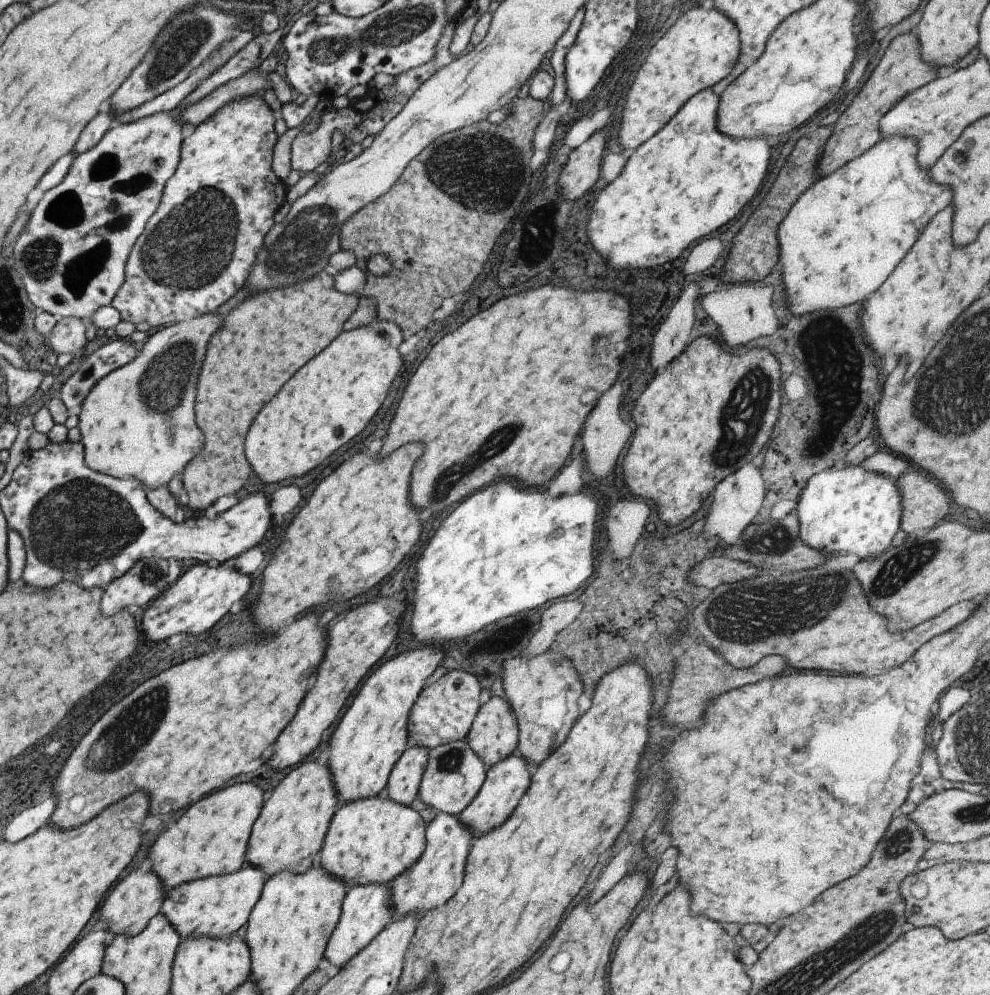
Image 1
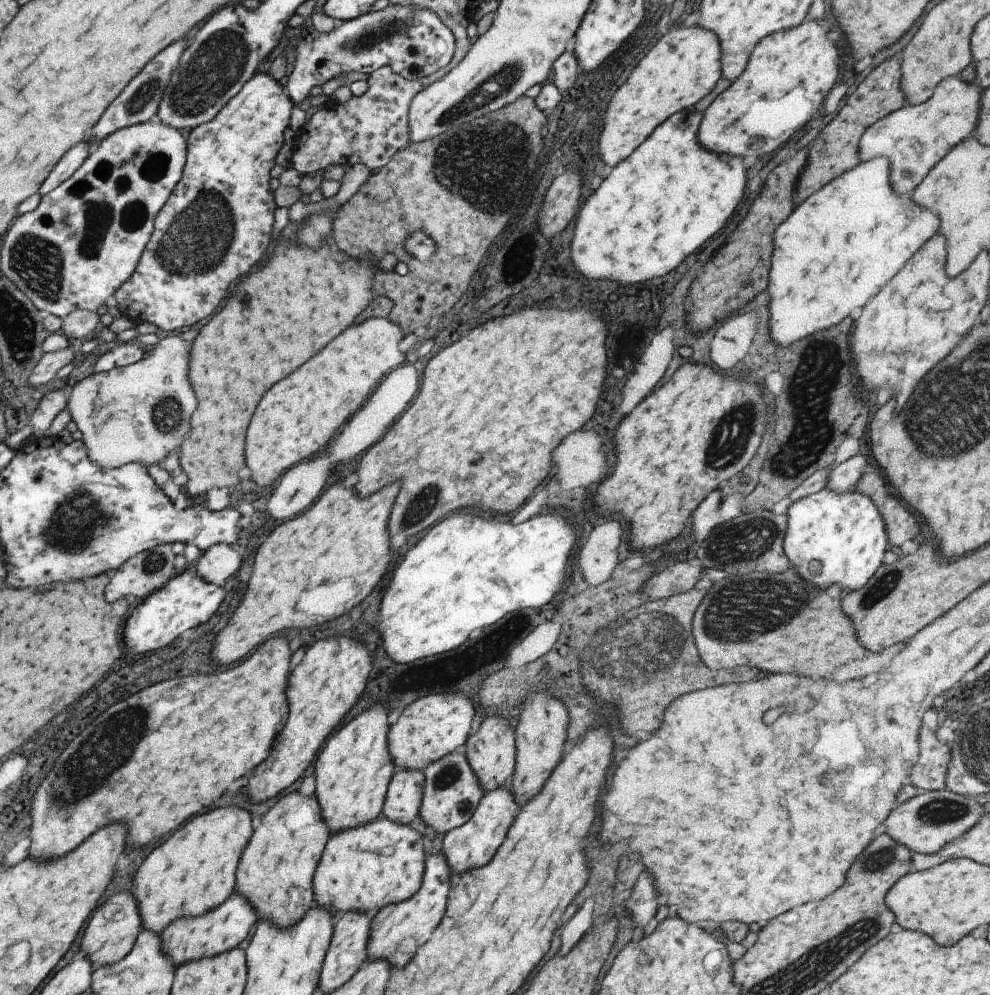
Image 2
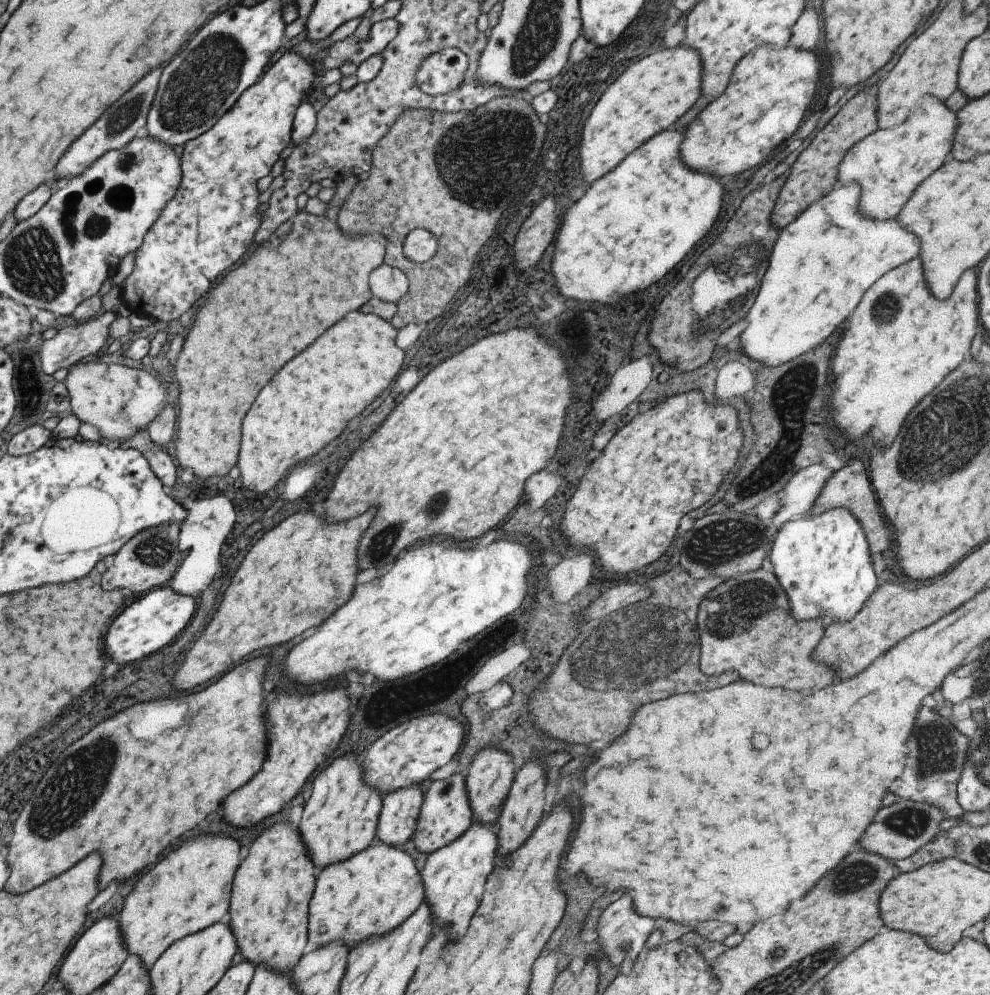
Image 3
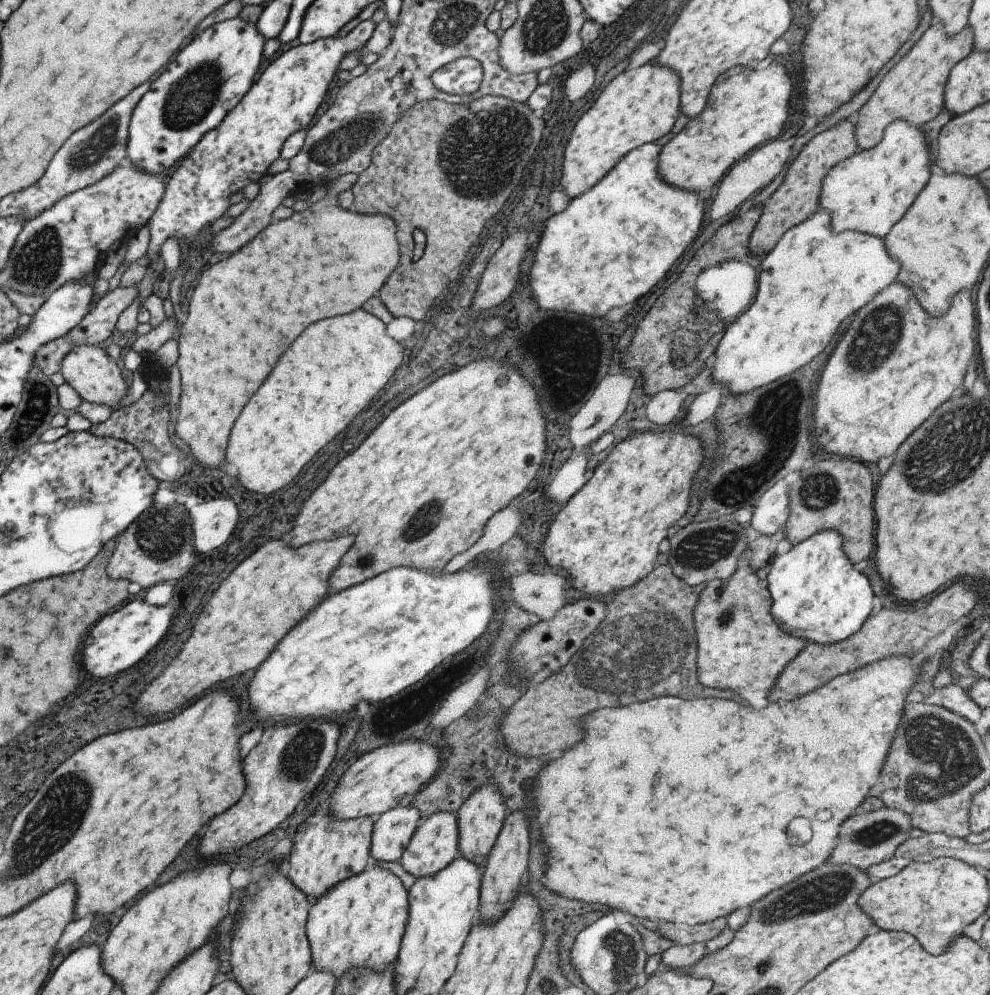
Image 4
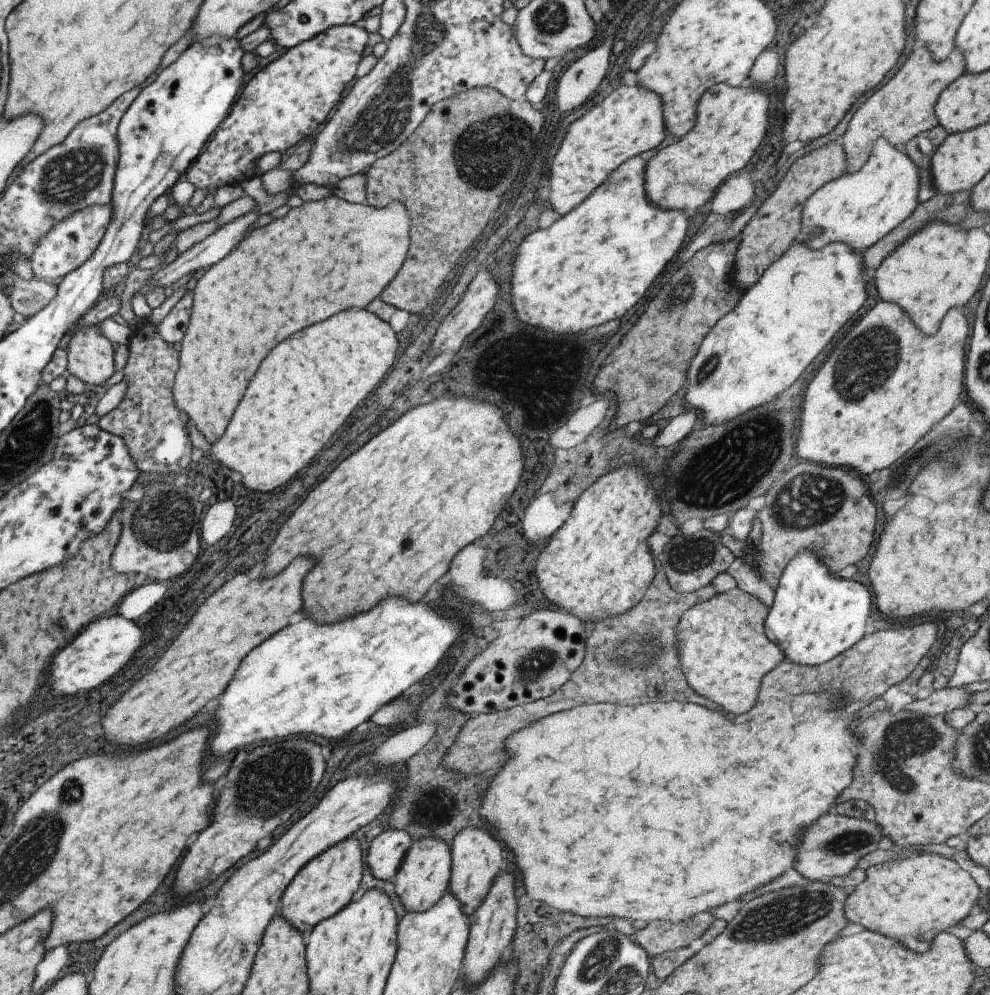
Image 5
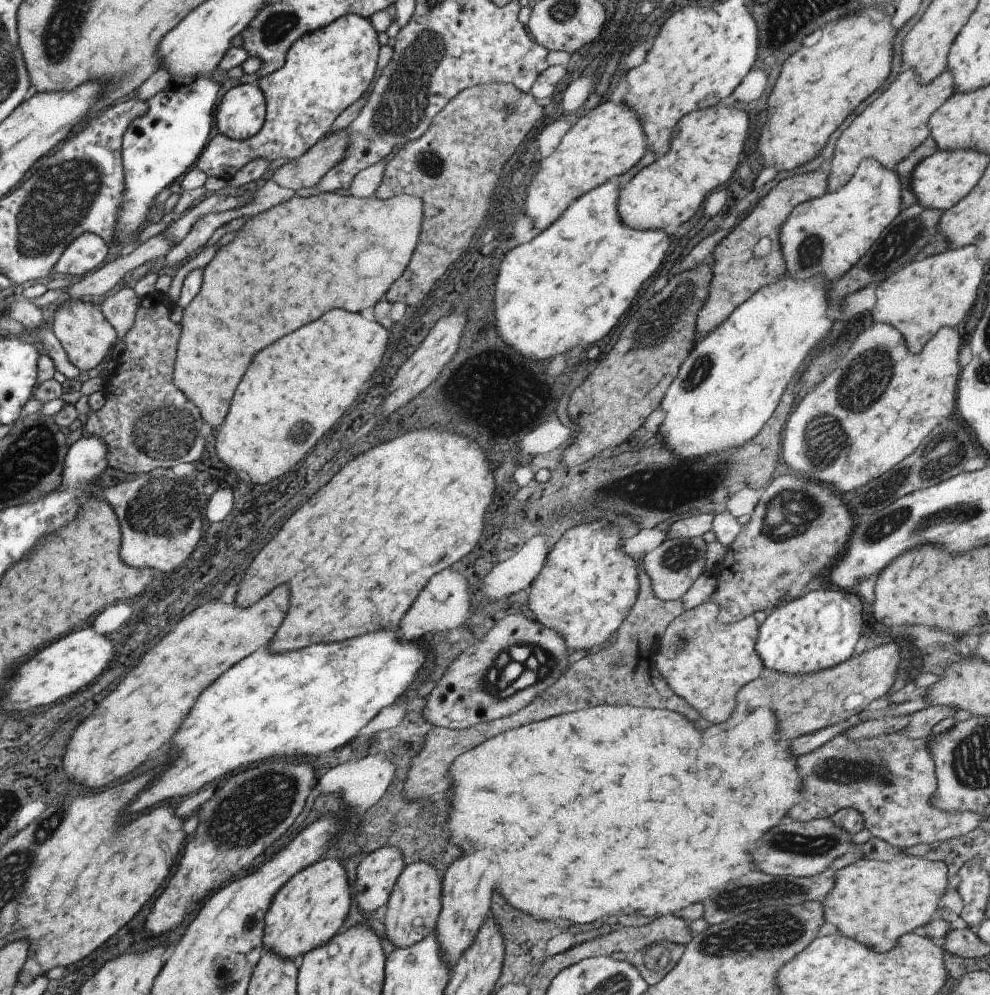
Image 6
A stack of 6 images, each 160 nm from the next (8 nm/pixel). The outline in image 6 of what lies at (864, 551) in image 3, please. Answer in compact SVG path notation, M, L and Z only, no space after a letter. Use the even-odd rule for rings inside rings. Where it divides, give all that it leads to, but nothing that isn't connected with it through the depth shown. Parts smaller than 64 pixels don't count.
M839 589L809 591L800 598L782 600L758 626L754 649L763 668L784 675L818 673L846 661L861 634L861 602Z

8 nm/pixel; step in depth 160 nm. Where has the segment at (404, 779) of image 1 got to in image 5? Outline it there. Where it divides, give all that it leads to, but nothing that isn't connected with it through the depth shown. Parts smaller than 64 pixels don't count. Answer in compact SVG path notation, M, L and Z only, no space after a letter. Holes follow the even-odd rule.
M387 828L366 846L365 864L377 880L393 881L411 845L411 836L401 828Z

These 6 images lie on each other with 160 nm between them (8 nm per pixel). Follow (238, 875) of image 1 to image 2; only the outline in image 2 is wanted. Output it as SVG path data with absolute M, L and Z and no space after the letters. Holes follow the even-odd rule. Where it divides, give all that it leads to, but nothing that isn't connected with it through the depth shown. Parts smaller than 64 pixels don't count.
M237 892L230 893L227 898L229 900L223 900L219 908L213 908L213 912L209 910L204 916L179 916L160 933L163 938L162 947L172 957L175 968L189 960L197 960L198 957L217 956L225 950L231 950L249 934L251 926L257 921L253 904L249 904L249 900L245 900L245 896L239 896Z

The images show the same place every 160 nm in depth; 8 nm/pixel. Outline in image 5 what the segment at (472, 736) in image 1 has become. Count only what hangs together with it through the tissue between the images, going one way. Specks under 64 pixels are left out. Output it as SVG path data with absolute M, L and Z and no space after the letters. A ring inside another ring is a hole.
M461 828L450 843L451 850L451 876L447 889L457 896L457 902L461 904L461 910L470 916L475 912L475 908L481 904L485 898L487 890L493 878L505 868L505 862L501 860L501 848L499 844L480 828Z

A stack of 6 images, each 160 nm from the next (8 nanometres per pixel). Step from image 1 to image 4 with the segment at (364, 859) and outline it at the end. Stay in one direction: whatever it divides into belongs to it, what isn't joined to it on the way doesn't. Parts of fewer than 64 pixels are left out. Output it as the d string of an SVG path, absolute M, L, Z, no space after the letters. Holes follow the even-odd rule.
M372 867L368 872L361 872L334 885L313 900L306 916L304 931L310 946L313 969L332 974L336 979L349 969L369 969L380 973L396 960L407 915L408 892L401 881L388 870Z

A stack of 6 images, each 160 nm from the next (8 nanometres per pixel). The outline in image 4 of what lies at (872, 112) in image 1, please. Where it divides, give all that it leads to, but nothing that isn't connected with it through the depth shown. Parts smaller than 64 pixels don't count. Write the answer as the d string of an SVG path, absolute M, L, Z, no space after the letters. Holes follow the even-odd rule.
M853 119L841 121L833 128L820 132L809 139L809 142L799 150L796 158L787 166L777 190L759 206L761 214L751 231L747 246L754 257L765 256L781 238L781 235L791 227L810 218L818 210L818 196L824 176L837 163L857 153L860 148L854 139Z

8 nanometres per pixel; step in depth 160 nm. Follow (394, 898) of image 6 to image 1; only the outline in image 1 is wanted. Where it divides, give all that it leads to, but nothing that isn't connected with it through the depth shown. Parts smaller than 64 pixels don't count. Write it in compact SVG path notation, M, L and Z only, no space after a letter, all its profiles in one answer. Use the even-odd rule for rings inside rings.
M453 741L437 745L428 752L428 759L418 786L417 797L437 813L457 817L475 798L486 775L486 768L479 757L463 741Z

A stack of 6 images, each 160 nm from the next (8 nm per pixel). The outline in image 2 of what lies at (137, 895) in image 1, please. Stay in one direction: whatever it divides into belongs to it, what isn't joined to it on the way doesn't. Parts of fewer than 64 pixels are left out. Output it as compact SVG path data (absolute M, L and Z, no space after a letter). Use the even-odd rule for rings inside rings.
M117 894L109 898L97 910L97 916L93 916L93 920L89 922L89 928L83 934L83 944L79 948L79 955L89 956L95 968L116 964L132 951L133 944L136 943L142 930L142 924L140 906L135 902L135 896L131 898L129 894Z

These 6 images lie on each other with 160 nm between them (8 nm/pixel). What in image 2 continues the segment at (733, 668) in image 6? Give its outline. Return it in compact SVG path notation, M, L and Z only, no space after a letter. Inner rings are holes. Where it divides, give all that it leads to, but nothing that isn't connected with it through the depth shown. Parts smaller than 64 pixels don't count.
M792 565L785 572L772 575L767 572L749 572L745 575L725 576L705 592L693 614L690 634L693 636L699 659L713 671L750 667L759 668L762 675L763 672L795 674L809 678L831 678L839 682L885 670L891 660L905 648L909 639L880 652L865 650L855 636L851 620L841 610L843 606L839 599L840 592L841 588L837 584L831 584L825 590L815 588L815 584L809 584L801 576L797 576Z

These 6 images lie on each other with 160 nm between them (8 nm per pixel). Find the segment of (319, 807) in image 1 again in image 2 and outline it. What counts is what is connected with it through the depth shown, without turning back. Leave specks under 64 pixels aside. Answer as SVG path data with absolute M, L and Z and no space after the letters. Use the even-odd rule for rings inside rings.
M294 790L282 795L261 816L259 826L252 832L251 840L243 848L241 860L237 864L235 892L239 896L245 896L245 900L253 904L253 912L257 912L257 918L267 918L277 928L290 928L291 924L297 924L297 920L301 920L305 910L313 904L312 878L330 834L329 828L321 820L321 810L315 794L306 797L299 790Z

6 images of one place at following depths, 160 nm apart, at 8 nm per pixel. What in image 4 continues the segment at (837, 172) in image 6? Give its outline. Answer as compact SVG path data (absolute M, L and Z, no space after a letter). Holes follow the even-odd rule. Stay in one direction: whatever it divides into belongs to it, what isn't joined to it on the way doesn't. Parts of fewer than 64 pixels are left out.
M931 22L905 56L887 71L871 98L867 98L867 102L859 108L857 118L853 118L854 139L860 150L873 148L884 128L895 119L905 121L912 127L920 127L933 120L944 108L942 94L949 71L972 50L969 27L965 26L955 36L948 37L941 23Z

